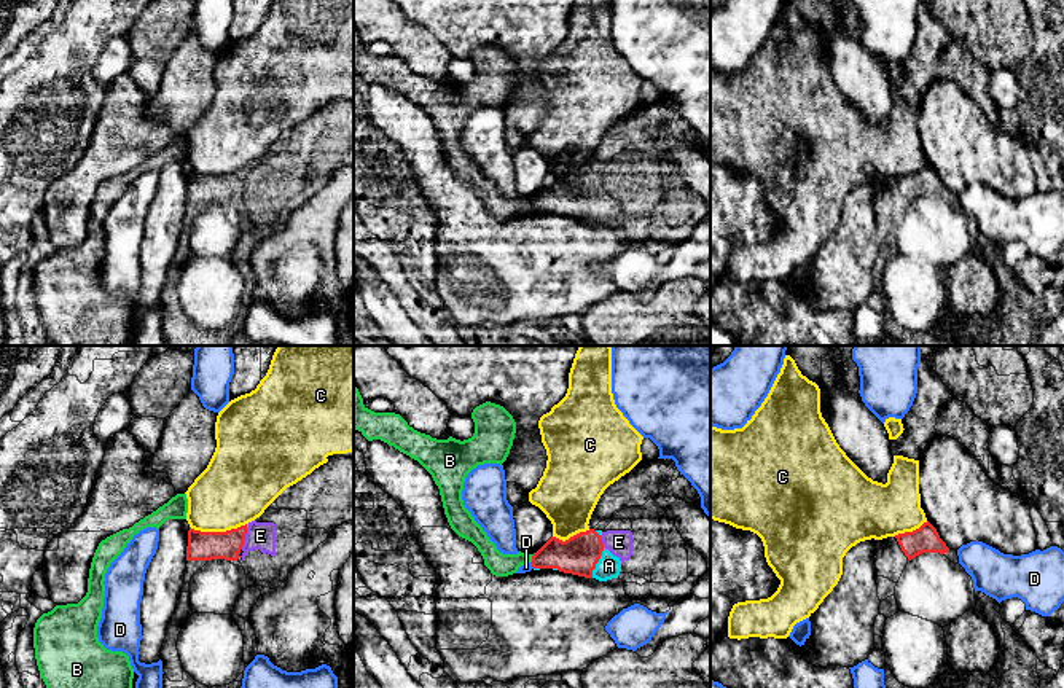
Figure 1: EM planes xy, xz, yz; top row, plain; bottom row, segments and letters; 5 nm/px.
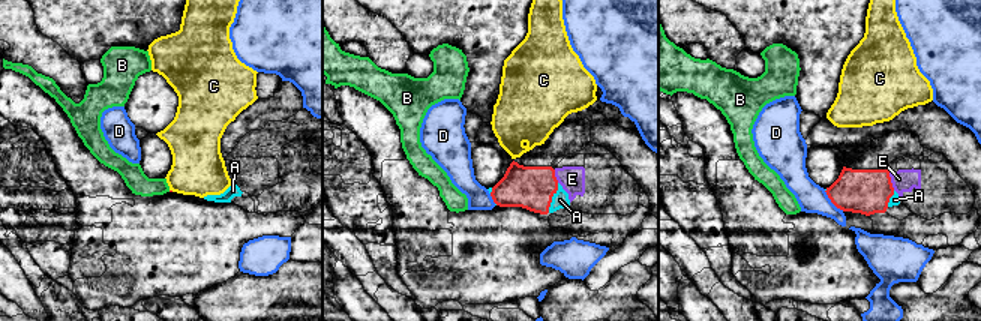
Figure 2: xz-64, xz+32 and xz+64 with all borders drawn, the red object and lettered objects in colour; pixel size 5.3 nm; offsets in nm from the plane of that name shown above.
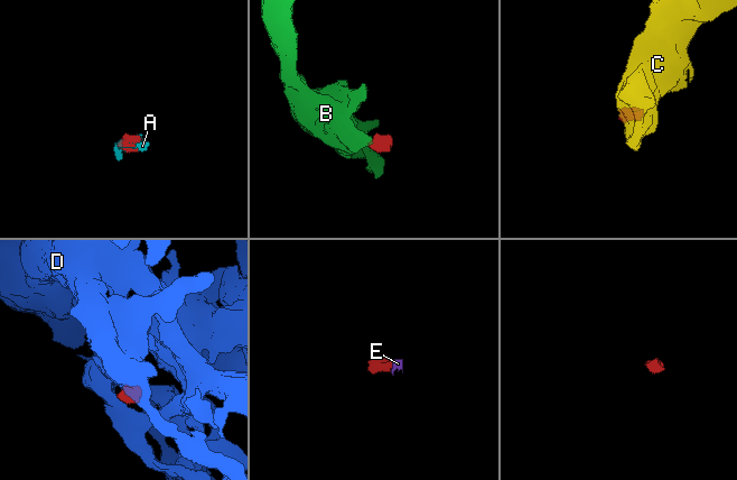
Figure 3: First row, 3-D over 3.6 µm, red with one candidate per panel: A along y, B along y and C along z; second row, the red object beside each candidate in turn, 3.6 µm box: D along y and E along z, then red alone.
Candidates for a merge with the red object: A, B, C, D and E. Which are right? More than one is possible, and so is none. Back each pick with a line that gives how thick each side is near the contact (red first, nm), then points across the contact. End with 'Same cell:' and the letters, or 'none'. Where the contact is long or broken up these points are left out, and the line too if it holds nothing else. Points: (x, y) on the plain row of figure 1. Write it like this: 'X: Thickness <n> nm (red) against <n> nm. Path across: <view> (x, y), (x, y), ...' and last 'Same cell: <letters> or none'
A: Thickness 200 nm (red) against 120 nm
E: Thickness 140 nm (red) against 140 nm
Same cell: A, E

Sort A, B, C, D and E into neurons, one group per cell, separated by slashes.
A E / B / C / D

